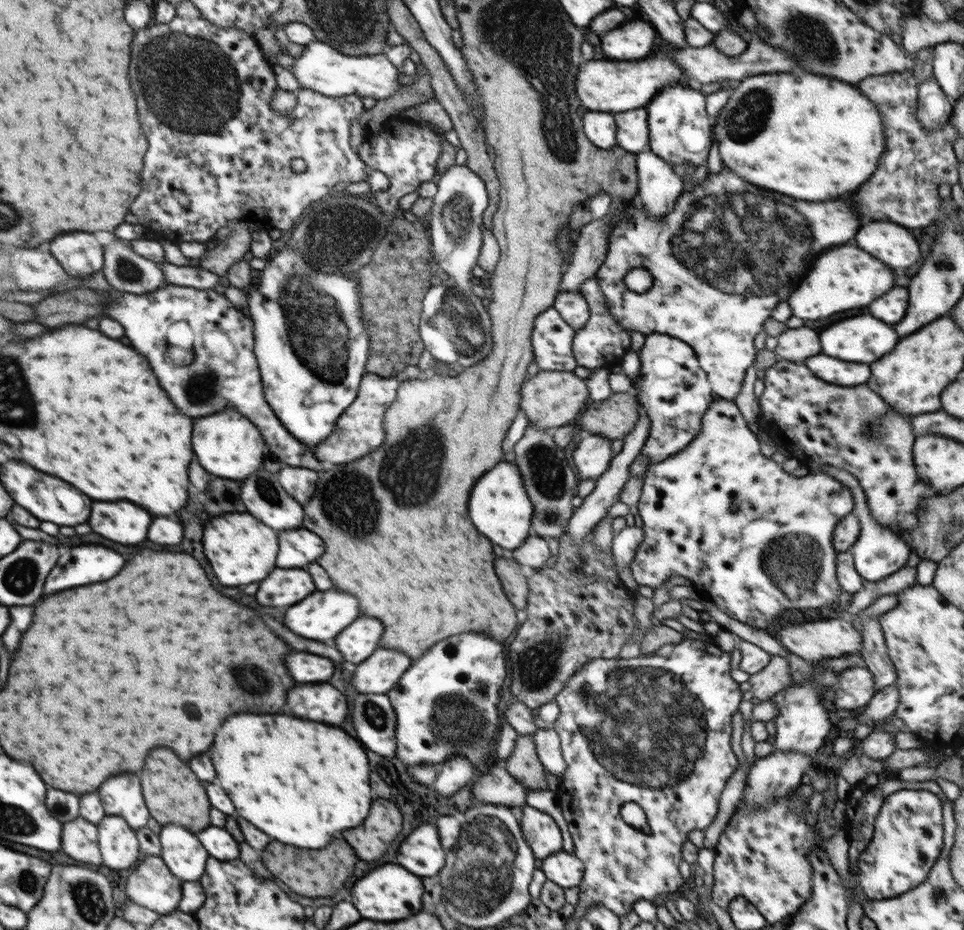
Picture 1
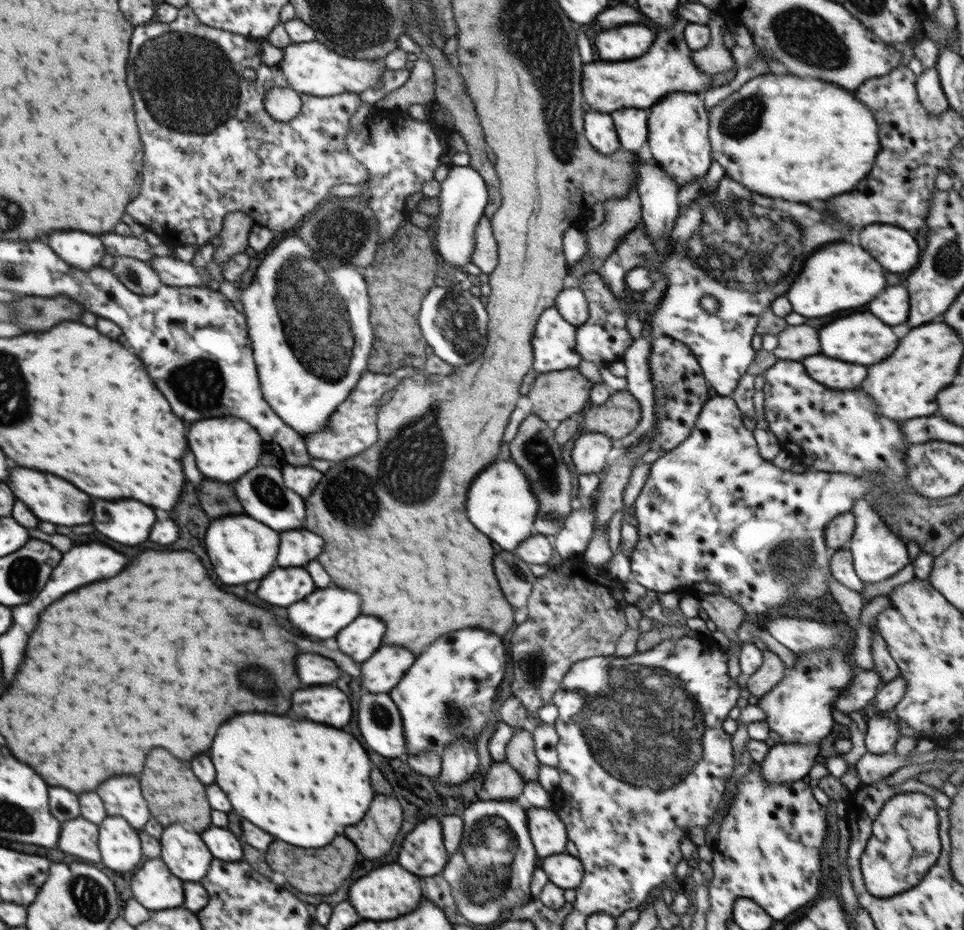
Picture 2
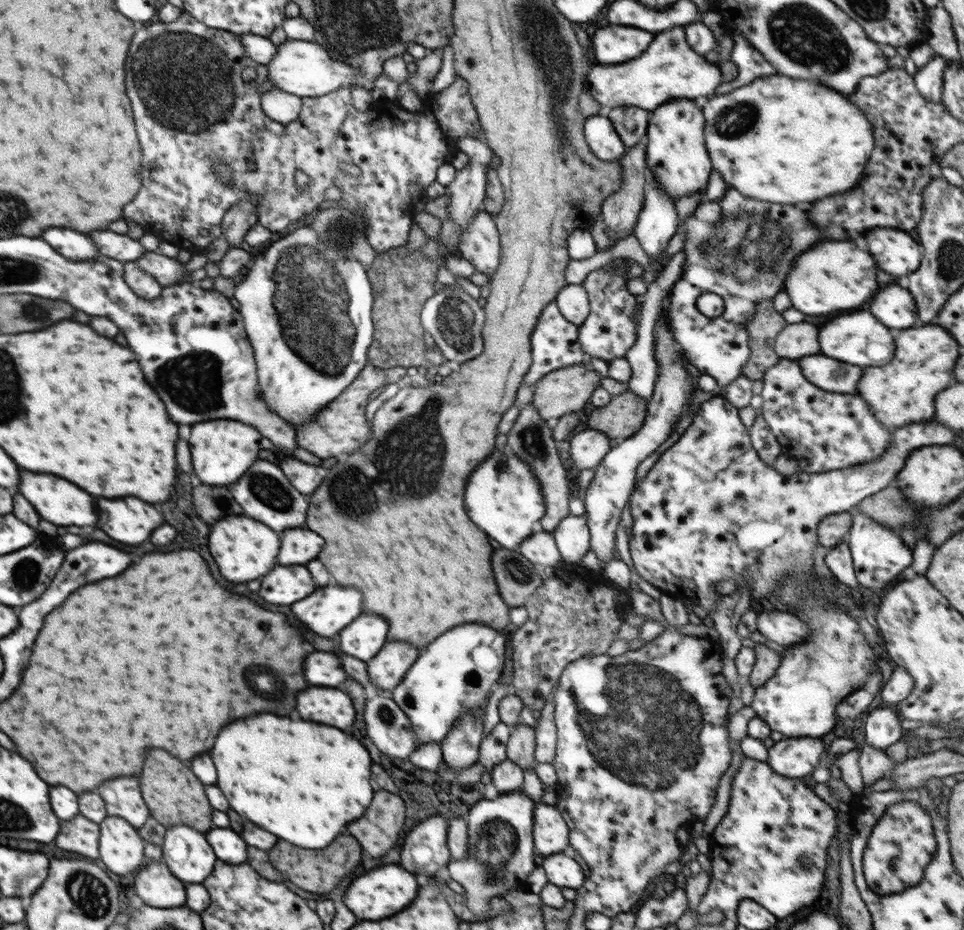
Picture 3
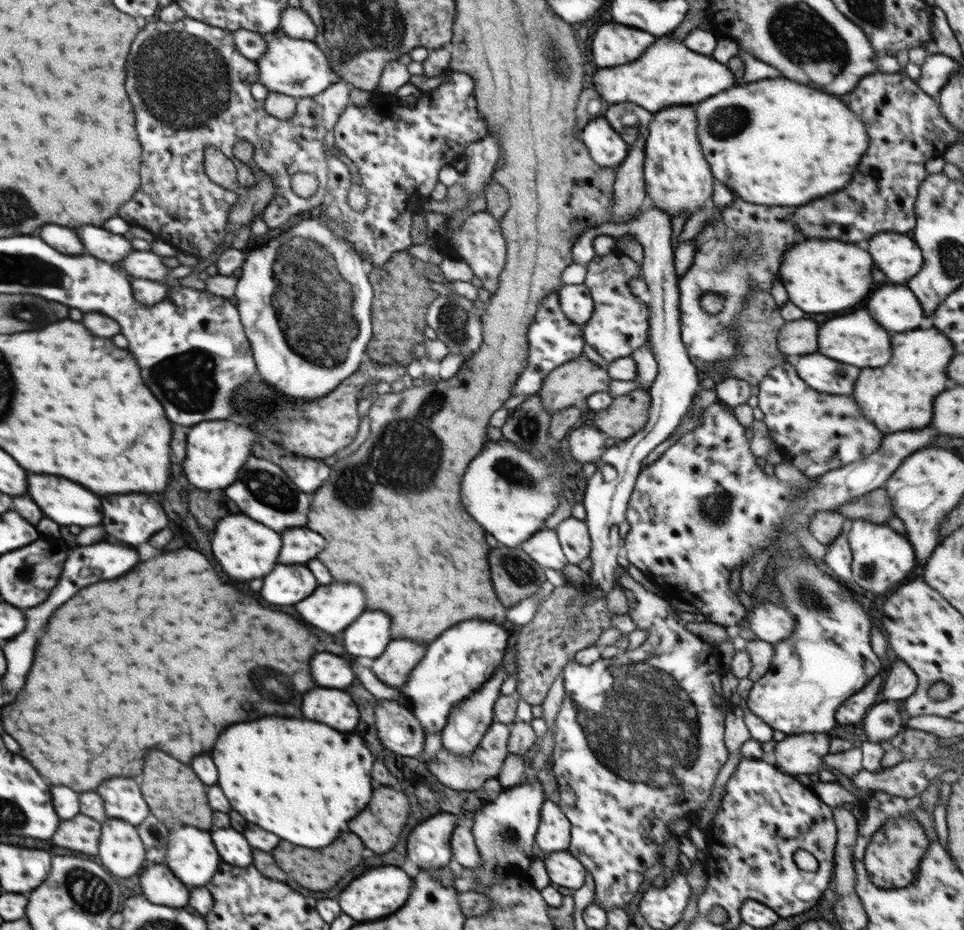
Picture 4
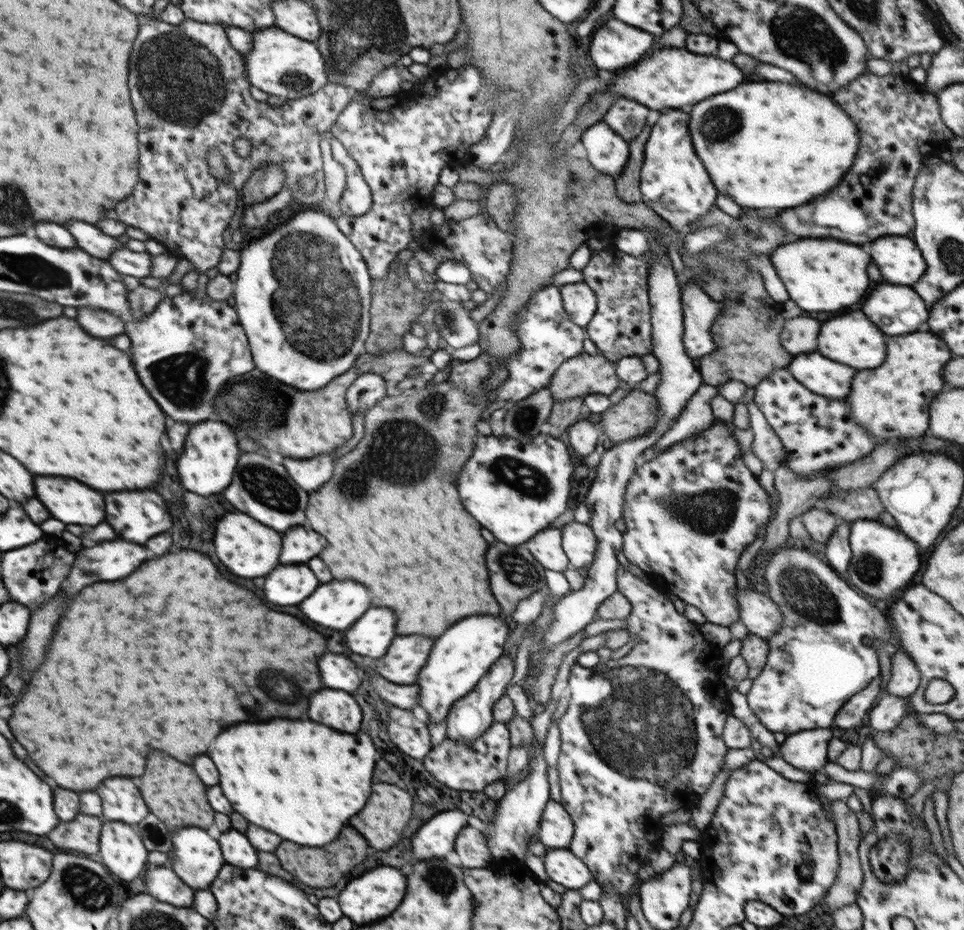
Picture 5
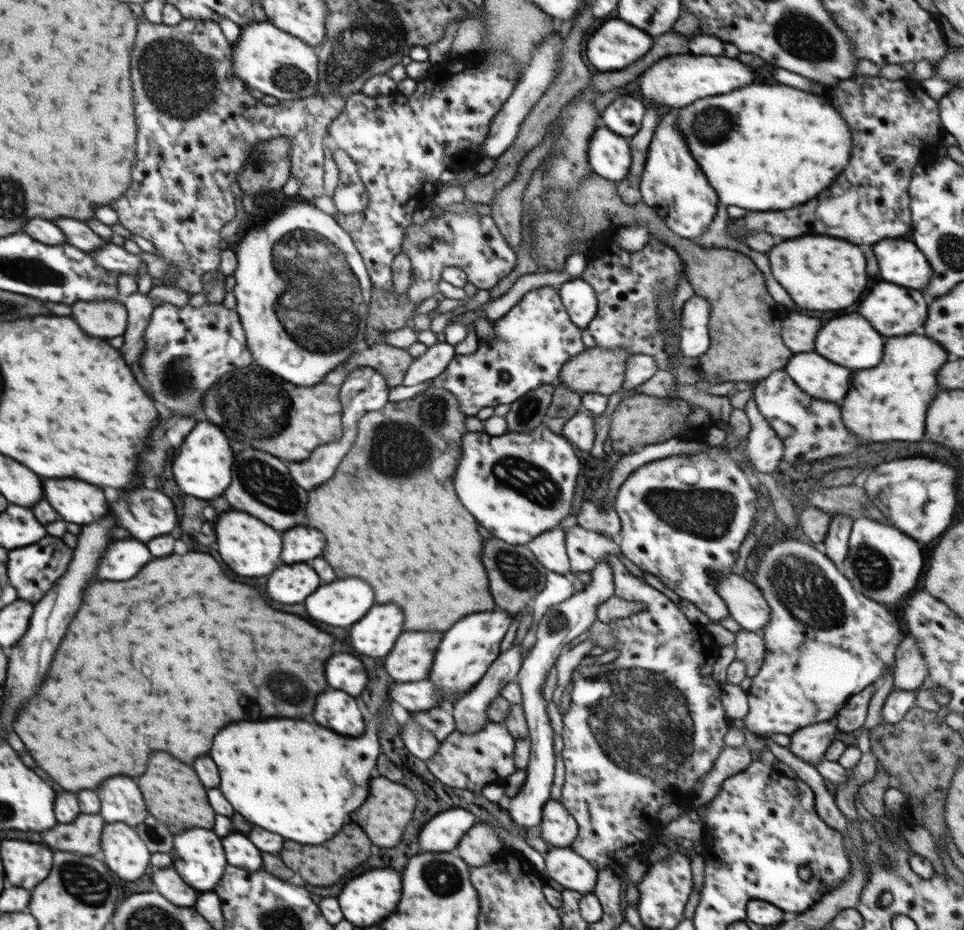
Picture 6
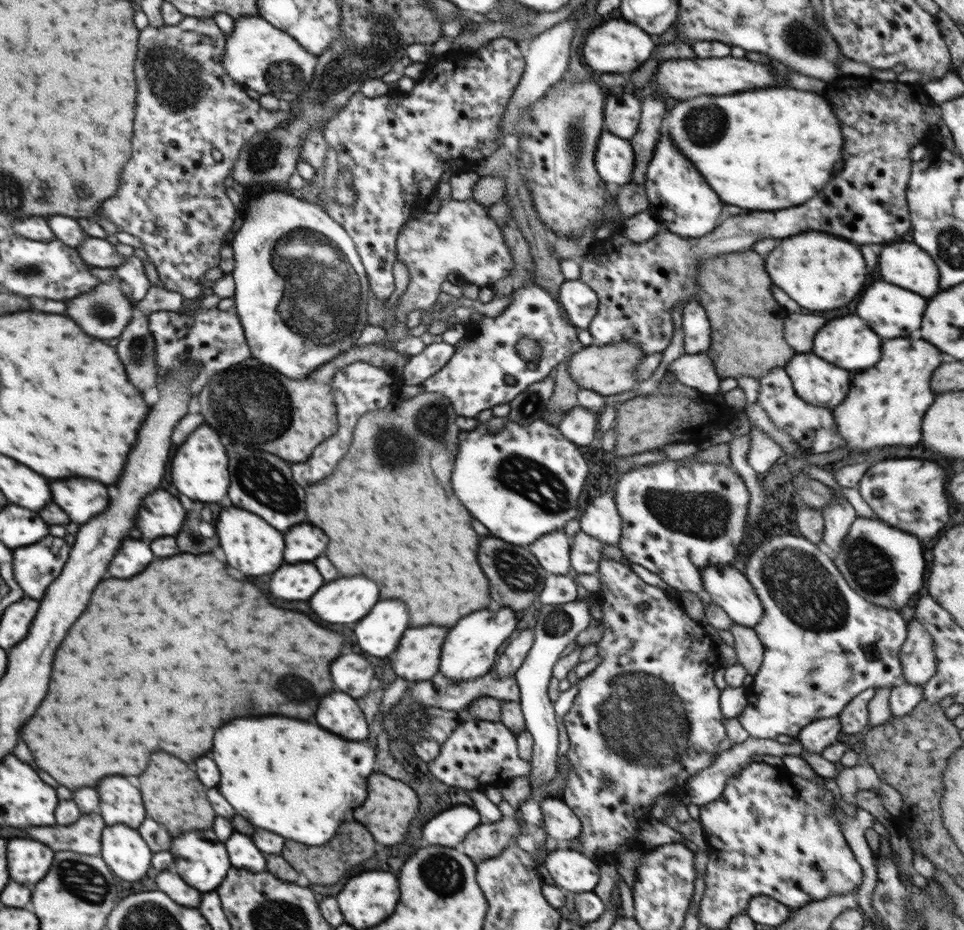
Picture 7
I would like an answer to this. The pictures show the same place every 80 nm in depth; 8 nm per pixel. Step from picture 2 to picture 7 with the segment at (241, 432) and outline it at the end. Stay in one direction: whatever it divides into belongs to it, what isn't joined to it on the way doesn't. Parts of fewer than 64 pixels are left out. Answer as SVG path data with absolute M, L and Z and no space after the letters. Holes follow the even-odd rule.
M206 424L194 430L182 446L178 446L178 452L172 458L172 482L176 488L186 494L190 500L198 502L220 502L230 486L230 474L228 474L228 450L220 442L220 436Z

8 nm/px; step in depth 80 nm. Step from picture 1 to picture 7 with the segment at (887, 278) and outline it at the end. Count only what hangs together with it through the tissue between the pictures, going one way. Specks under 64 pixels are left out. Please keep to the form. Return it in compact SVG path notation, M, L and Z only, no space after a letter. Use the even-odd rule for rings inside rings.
M814 230L784 238L766 257L765 269L774 285L808 310L834 310L846 306L866 284L862 252L846 240Z

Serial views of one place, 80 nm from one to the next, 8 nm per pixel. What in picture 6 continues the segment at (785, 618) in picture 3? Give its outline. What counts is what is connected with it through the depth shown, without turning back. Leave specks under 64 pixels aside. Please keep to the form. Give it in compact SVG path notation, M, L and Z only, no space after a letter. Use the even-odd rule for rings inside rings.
M736 573L720 577L715 582L717 593L728 607L731 616L742 629L761 633L771 617L771 608L760 589Z

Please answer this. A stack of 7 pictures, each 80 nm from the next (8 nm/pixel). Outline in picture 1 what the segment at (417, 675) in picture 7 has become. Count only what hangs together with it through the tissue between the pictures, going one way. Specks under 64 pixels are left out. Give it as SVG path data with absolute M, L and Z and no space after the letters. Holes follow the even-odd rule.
M378 648L354 674L354 686L362 694L386 694L410 666L410 658L398 650Z

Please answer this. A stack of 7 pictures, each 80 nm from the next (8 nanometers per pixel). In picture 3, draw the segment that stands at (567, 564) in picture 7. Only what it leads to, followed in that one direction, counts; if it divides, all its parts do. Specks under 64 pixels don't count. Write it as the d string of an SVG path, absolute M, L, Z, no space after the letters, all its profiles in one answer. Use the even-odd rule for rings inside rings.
M538 529L533 534L534 536L530 535L528 540L520 544L520 554L540 568L561 567L563 558L556 546L553 533Z

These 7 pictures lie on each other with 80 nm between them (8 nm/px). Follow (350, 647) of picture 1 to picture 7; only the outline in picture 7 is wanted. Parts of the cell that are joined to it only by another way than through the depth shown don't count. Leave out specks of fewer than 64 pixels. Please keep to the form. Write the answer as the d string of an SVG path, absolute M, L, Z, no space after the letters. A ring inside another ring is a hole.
M382 600L354 628L358 646L370 656L388 656L408 628L408 612L400 600Z

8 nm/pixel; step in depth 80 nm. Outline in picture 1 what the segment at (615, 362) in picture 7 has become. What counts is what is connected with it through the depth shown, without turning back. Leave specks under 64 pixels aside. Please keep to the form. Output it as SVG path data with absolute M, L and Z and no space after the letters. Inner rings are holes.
M539 370L523 384L519 408L528 417L529 424L540 430L558 428L574 420L576 414L590 402L589 390L584 379L566 371Z

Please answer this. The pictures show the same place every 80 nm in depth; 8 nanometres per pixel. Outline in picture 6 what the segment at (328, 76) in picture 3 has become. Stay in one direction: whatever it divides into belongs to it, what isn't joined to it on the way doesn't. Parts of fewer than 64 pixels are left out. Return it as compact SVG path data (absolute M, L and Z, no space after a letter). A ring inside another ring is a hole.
M270 21L242 25L239 39L233 44L233 70L249 87L274 96L281 102L312 96L319 80L317 50L299 38L276 28Z

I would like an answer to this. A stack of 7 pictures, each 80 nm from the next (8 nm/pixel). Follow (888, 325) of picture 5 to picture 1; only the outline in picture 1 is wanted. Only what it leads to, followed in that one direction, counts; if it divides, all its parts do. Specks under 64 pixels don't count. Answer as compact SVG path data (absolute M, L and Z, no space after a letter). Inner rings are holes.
M892 288L884 296L876 298L868 310L872 316L880 318L886 324L896 324L904 318L908 306L908 290L906 288Z

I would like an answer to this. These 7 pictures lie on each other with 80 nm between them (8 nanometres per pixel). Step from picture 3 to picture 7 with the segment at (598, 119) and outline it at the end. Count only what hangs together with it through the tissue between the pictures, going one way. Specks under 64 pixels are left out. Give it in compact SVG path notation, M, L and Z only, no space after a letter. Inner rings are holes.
M604 130L600 135L594 166L603 182L616 188L628 185L634 173L635 154L629 139Z

